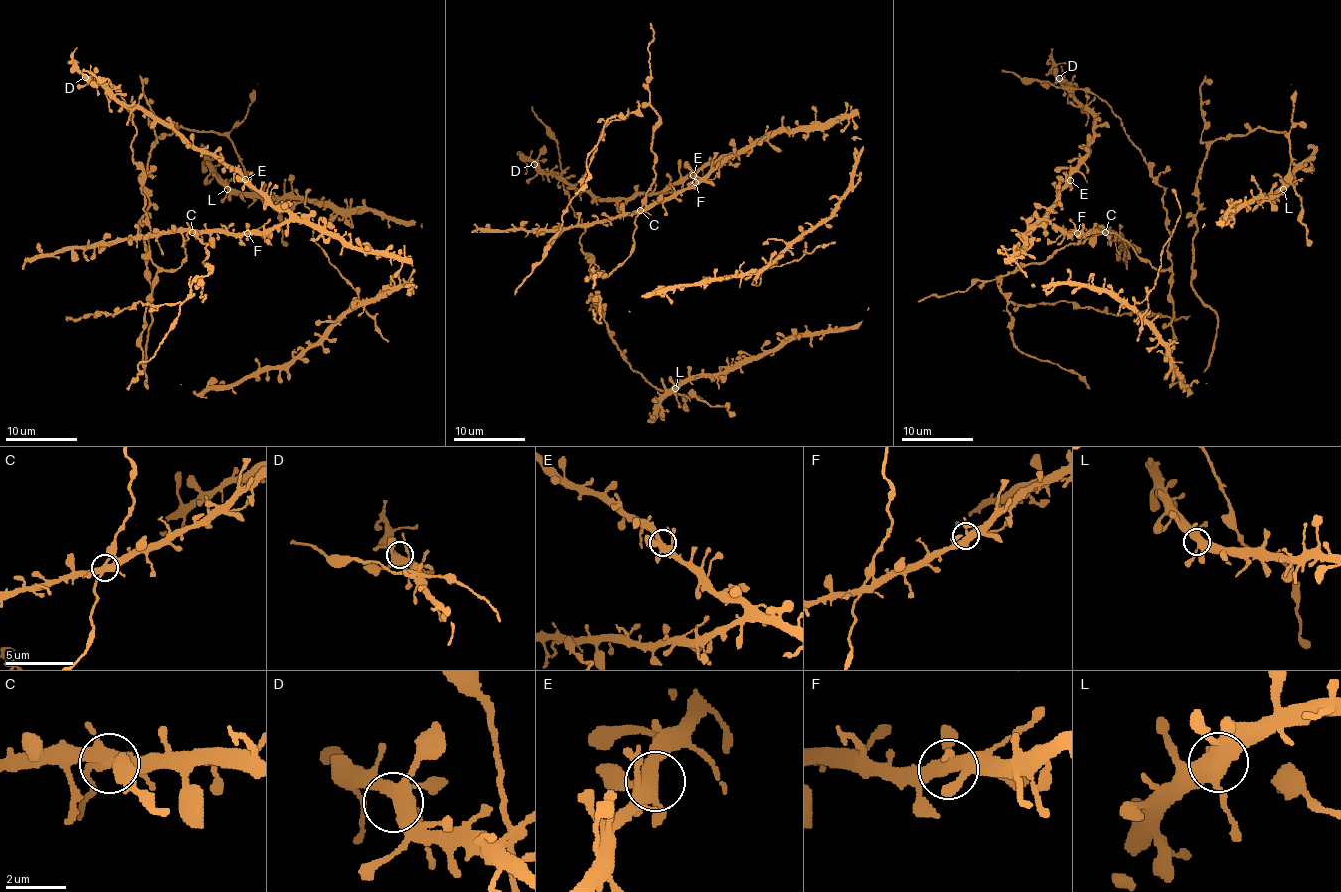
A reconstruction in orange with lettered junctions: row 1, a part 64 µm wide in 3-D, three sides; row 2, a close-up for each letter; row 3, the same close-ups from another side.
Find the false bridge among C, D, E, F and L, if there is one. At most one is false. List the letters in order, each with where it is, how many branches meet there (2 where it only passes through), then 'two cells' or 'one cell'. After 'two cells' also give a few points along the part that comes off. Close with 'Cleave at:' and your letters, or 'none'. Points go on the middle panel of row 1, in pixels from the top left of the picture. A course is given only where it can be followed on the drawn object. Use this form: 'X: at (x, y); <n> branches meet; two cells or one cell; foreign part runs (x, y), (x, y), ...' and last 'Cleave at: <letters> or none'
C: at (640, 210); 5 branches meet; two cells
D: at (534, 164); 5 branches meet; one cell
E: at (693, 175); 5 branches meet; one cell
F: at (695, 182); 5 branches meet; one cell
L: at (675, 388); 5 branches meet; one cell
Cleave at: C

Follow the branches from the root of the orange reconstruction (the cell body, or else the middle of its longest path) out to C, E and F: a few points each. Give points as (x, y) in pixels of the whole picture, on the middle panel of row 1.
C: (634, 231), (640, 211)
E: (634, 231), (634, 222), (641, 213), (695, 188), (736, 154), (722, 154), (693, 175)
F: (634, 231), (634, 222), (641, 213), (659, 202), (674, 198), (695, 182)

